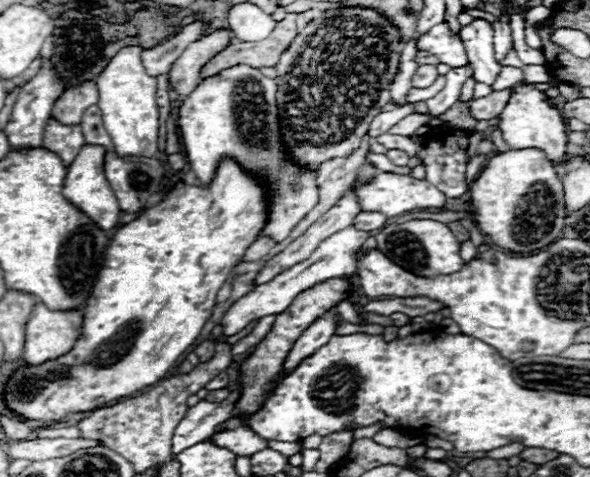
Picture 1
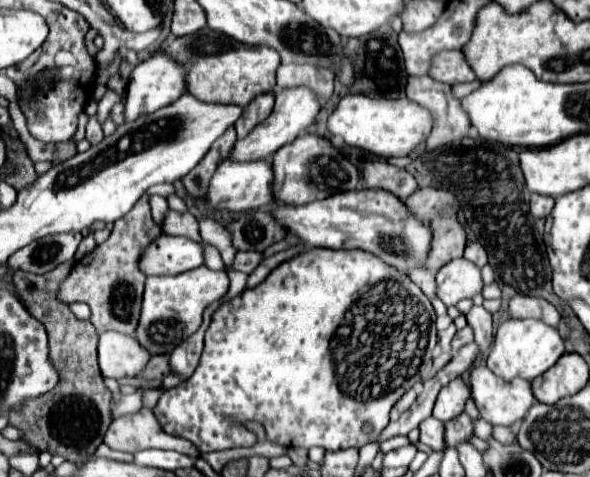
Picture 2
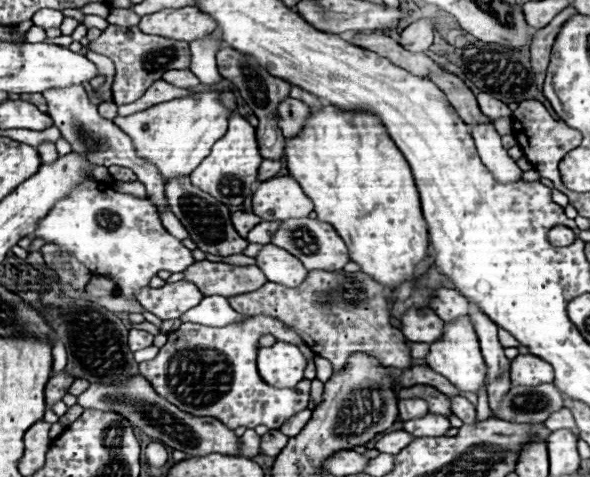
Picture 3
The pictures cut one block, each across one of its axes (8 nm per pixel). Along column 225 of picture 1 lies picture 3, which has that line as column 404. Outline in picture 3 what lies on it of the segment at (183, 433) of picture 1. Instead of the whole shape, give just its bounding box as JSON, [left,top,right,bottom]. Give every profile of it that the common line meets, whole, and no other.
[398,398,428,422]

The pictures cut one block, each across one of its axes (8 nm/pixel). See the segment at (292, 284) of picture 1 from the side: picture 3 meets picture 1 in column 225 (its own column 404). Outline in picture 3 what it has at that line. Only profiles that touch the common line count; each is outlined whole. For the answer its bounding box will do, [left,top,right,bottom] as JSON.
[402,308,444,344]

